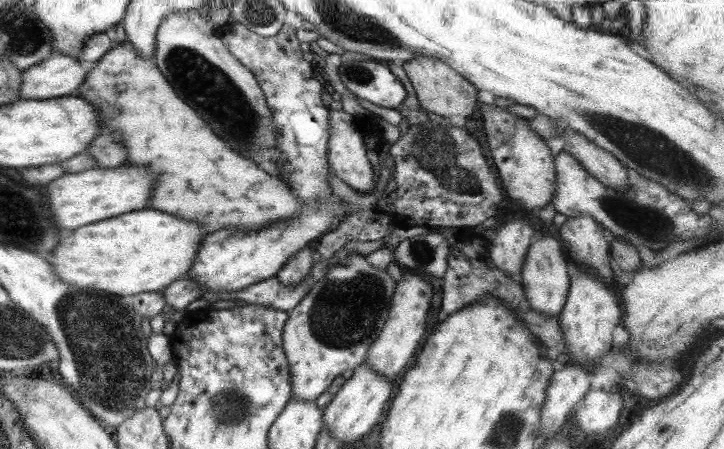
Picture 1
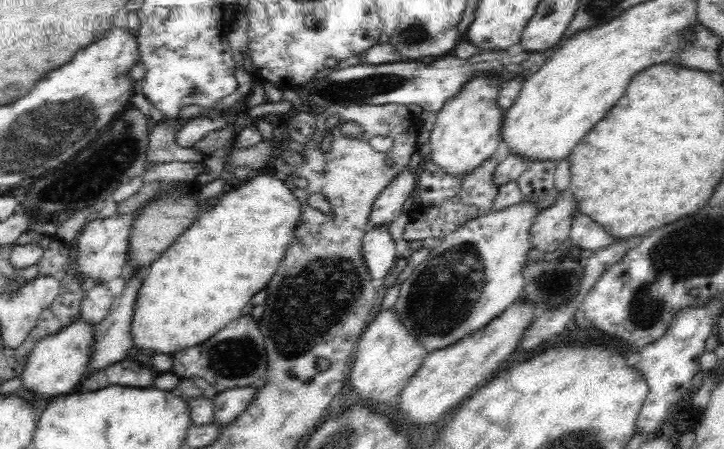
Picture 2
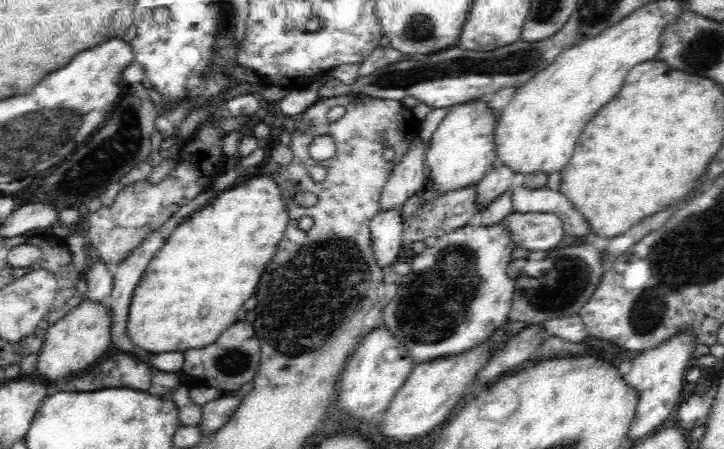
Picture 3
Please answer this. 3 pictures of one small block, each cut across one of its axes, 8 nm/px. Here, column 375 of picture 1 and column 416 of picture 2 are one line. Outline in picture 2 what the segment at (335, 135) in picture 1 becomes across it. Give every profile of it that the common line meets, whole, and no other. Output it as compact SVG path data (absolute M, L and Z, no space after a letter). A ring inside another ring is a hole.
M404 169L399 172L390 184L376 197L370 212L369 227L389 226L396 220L417 188L418 171Z

